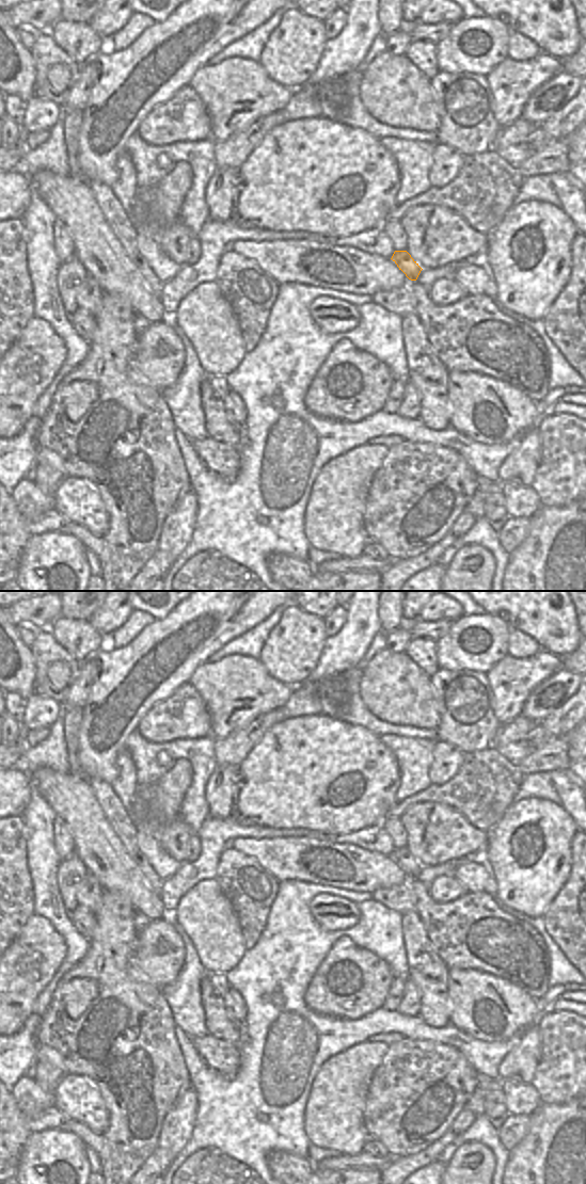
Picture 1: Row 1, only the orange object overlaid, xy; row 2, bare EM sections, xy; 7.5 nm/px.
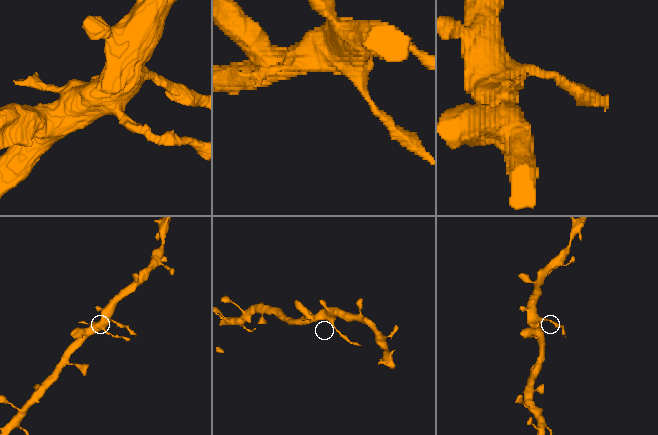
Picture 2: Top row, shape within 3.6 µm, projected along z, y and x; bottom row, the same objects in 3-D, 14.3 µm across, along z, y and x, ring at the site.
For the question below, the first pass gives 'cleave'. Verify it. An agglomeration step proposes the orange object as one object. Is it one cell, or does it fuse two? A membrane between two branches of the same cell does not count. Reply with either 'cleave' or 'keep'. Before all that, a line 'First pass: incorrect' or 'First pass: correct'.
First pass: correct
cleave

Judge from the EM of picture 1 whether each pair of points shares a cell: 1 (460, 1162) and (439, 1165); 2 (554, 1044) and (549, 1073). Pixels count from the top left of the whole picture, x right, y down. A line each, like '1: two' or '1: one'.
1: two
2: one

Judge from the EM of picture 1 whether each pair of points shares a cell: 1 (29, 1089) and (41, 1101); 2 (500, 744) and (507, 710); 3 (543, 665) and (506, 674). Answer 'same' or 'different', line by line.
1: same
2: different
3: same

